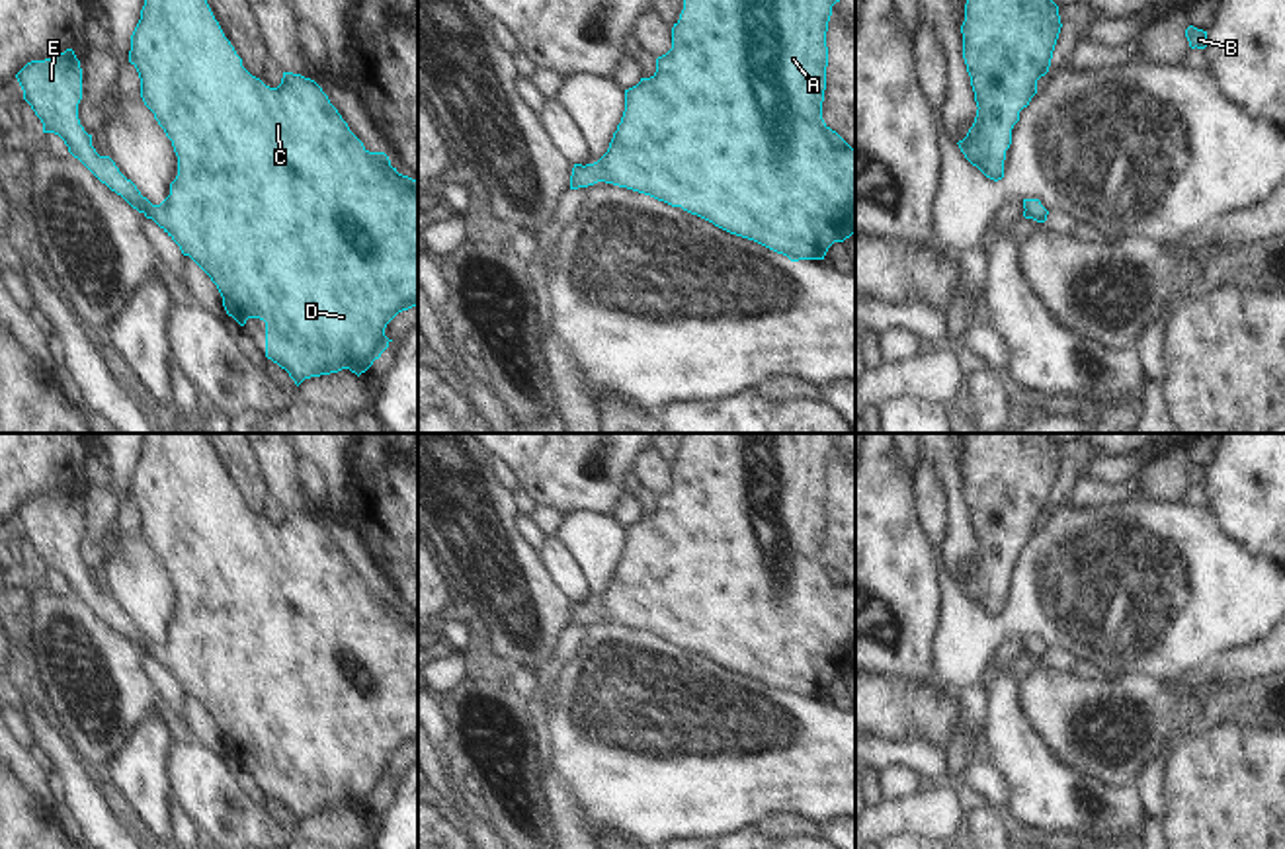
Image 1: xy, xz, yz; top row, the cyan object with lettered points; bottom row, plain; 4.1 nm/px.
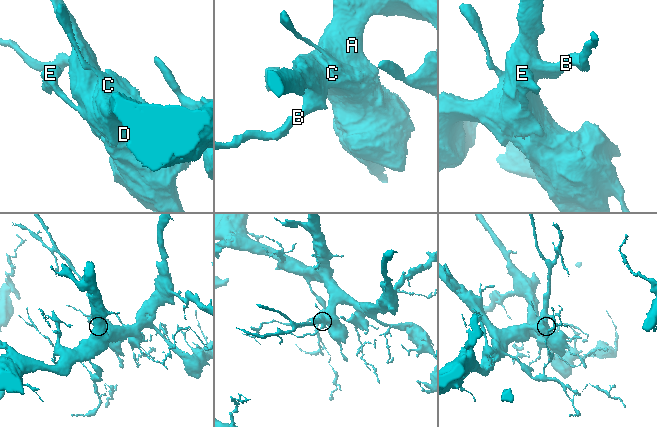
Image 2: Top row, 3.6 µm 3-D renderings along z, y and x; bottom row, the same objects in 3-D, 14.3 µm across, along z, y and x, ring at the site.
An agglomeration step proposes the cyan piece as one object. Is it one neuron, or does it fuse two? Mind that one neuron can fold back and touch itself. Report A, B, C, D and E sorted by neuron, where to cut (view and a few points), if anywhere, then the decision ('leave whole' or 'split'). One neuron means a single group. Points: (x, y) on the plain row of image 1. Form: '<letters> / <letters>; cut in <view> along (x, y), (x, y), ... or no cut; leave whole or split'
A B C D E; no cut; leave whole

